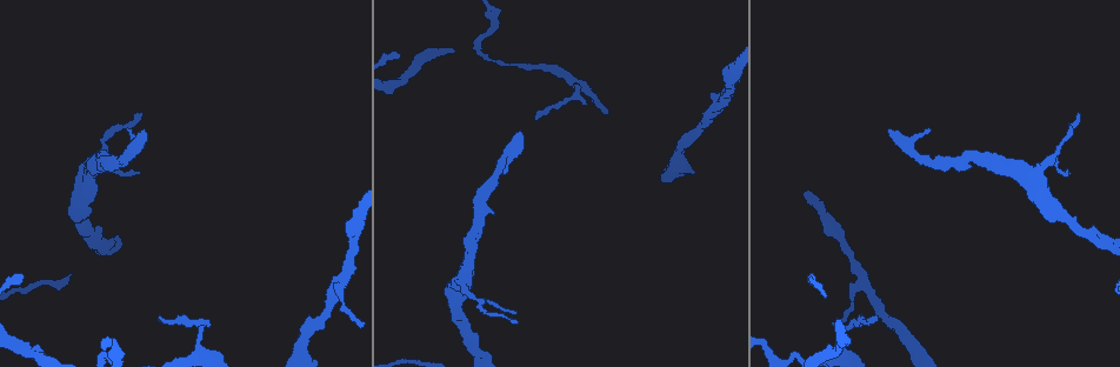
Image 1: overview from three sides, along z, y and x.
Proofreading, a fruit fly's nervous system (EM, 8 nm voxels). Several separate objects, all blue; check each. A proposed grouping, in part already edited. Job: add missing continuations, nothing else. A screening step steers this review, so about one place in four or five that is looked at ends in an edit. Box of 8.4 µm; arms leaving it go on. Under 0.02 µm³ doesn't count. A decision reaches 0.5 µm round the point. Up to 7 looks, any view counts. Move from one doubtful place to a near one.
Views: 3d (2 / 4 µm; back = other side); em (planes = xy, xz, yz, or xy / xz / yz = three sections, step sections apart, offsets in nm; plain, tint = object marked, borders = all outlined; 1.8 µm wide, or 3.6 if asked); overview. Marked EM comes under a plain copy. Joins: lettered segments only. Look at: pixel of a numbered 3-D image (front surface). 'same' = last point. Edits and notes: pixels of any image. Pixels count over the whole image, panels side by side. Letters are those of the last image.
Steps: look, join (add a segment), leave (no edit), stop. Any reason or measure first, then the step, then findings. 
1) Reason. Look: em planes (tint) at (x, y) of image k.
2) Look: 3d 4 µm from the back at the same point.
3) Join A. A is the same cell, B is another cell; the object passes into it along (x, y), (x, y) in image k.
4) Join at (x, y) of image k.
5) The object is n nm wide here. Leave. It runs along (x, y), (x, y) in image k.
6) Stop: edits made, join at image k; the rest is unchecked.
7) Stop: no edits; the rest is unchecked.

Free end. Look: 3d 4 µm at (137, 171) of image 1.

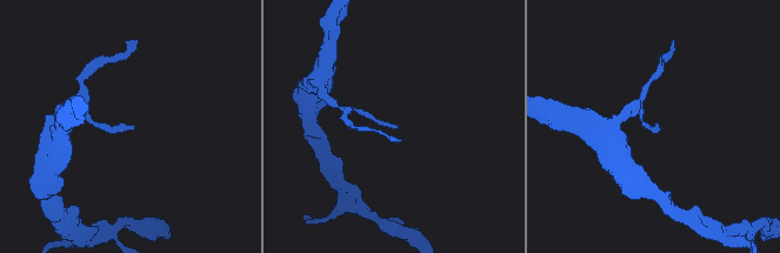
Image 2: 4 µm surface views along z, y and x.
Look: em planes (borders) at (397, 127) of image 2.

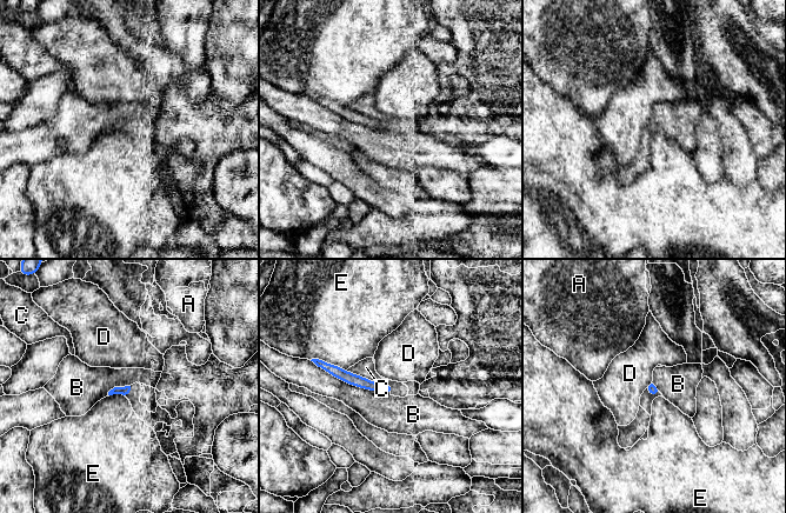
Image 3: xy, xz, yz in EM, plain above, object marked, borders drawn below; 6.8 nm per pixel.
The longest contact is with B, 550 nm. Leave. A, B, C, D and E are other cells; a border runs along (314, 362), (348, 384), (390, 394) in image 3; no lettered segment goes on from it.

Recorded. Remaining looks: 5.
Branch stops here. Look: em planes (borders) at (889, 131) of image 1.

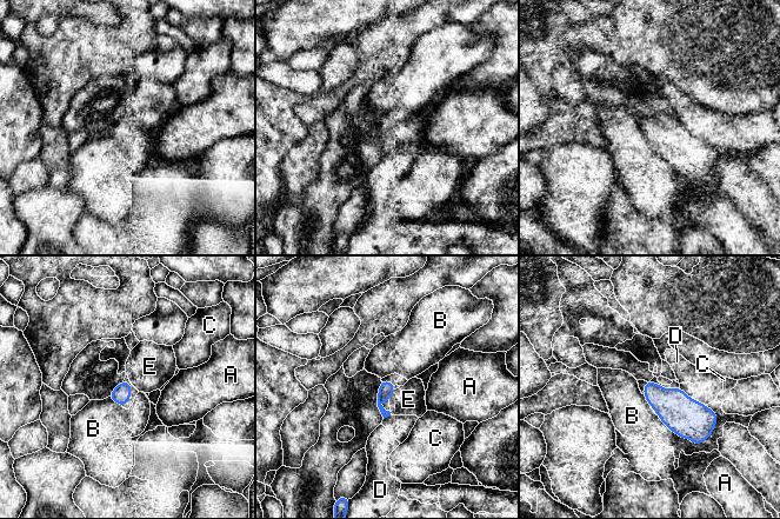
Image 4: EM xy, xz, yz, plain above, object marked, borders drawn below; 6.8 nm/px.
Join E. E is the same cell, A, B, C and D are other cells; it goes on there.

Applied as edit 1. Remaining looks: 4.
Stop: edits made, join at image 4; the rest is unchecked.

